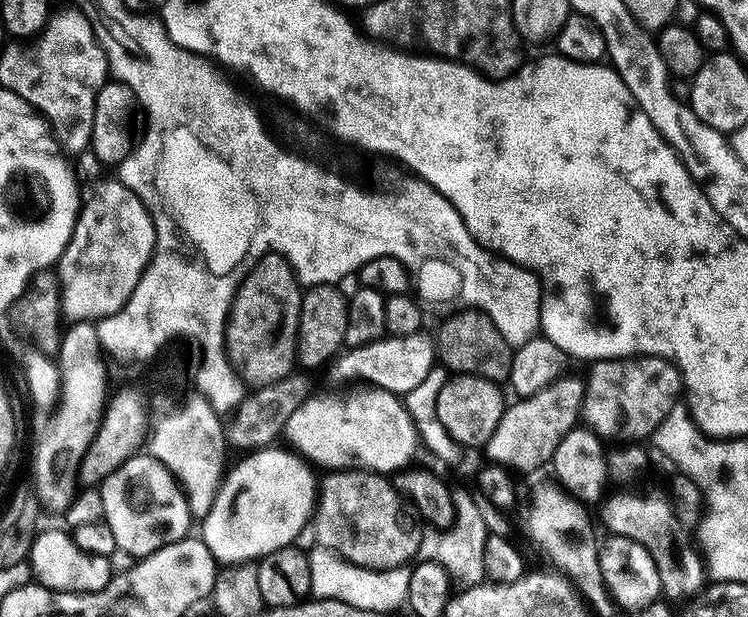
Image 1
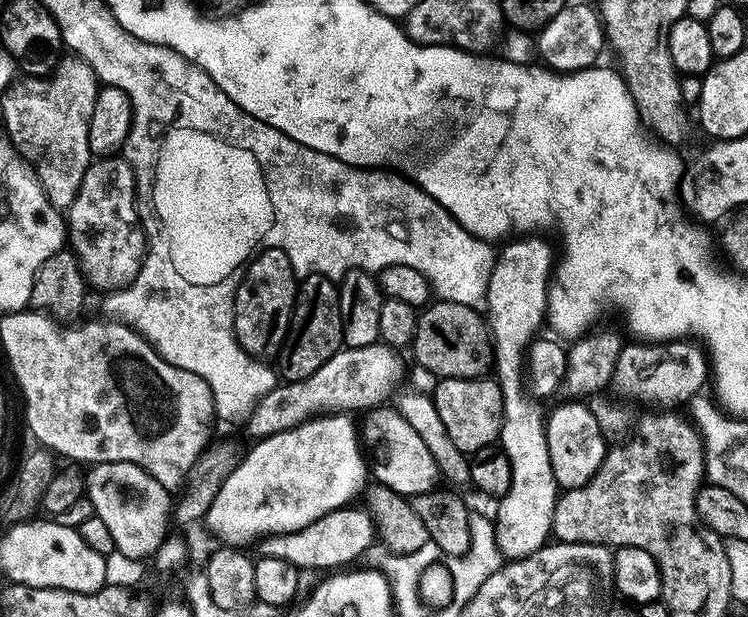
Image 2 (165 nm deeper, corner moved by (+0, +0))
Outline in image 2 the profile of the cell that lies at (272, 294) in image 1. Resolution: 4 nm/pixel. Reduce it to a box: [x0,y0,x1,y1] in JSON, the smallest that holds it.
[232,248,298,362]

